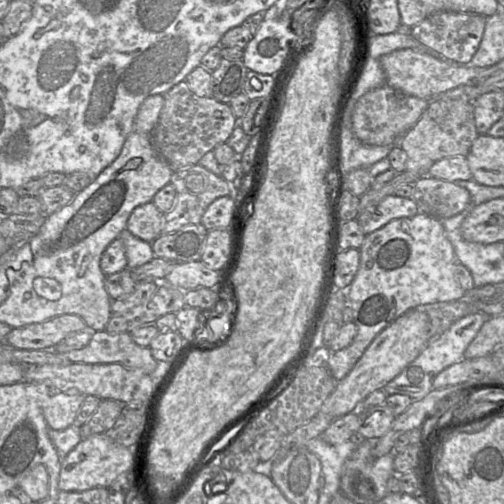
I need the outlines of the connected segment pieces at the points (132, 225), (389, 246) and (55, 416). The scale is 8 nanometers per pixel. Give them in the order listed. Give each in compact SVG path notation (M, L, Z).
M151 201L132 211L126 229L134 236L152 243L162 234L163 218L164 214Z
M424 213L394 219L366 235L359 251L359 268L346 290L346 306L353 311L352 322L357 326L357 335L348 347L331 352L327 368L336 381L345 378L375 337L407 311L437 302L479 301L496 294L494 284L470 291L458 285L455 280L457 257L442 222Z
M52 391L43 407L49 429L64 430L73 425L85 397L80 392Z

